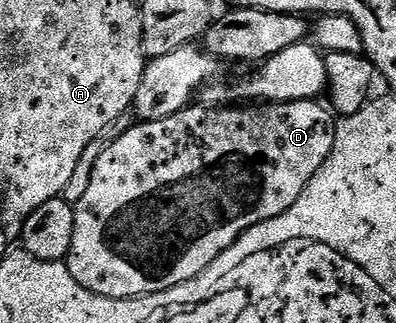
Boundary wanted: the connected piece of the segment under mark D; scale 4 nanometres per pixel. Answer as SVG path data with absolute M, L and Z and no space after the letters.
M314 99L250 103L247 109L207 107L201 103L194 103L180 110L176 115L168 115L159 121L134 123L131 129L124 130L95 159L94 166L90 169L90 182L74 205L74 230L70 233L70 254L67 257L65 254L64 257L64 263L69 267L72 279L76 279L76 283L80 283L88 291L111 297L115 301L129 301L136 297L148 297L151 293L163 293L172 287L188 283L188 279L196 279L196 275L204 272L224 251L228 251L228 247L236 244L243 233L288 211L288 207L292 207L292 203L300 199L312 175L316 175L316 171L320 171L328 155L332 155L336 139L336 117L325 104L322 106L317 105L318 103Z

